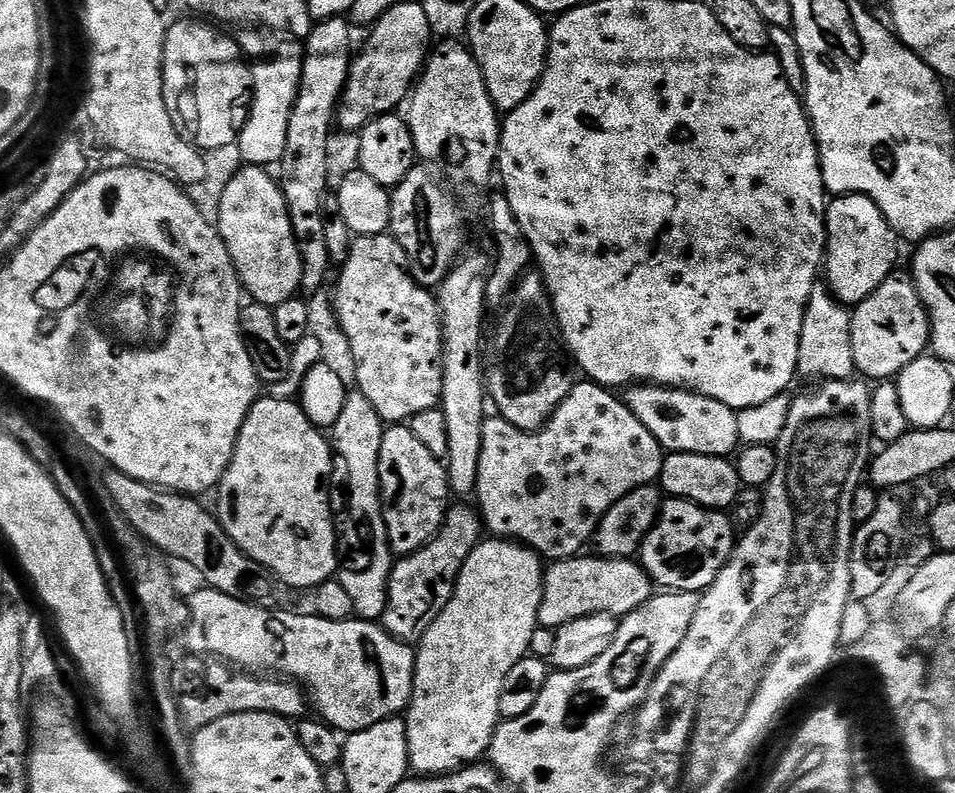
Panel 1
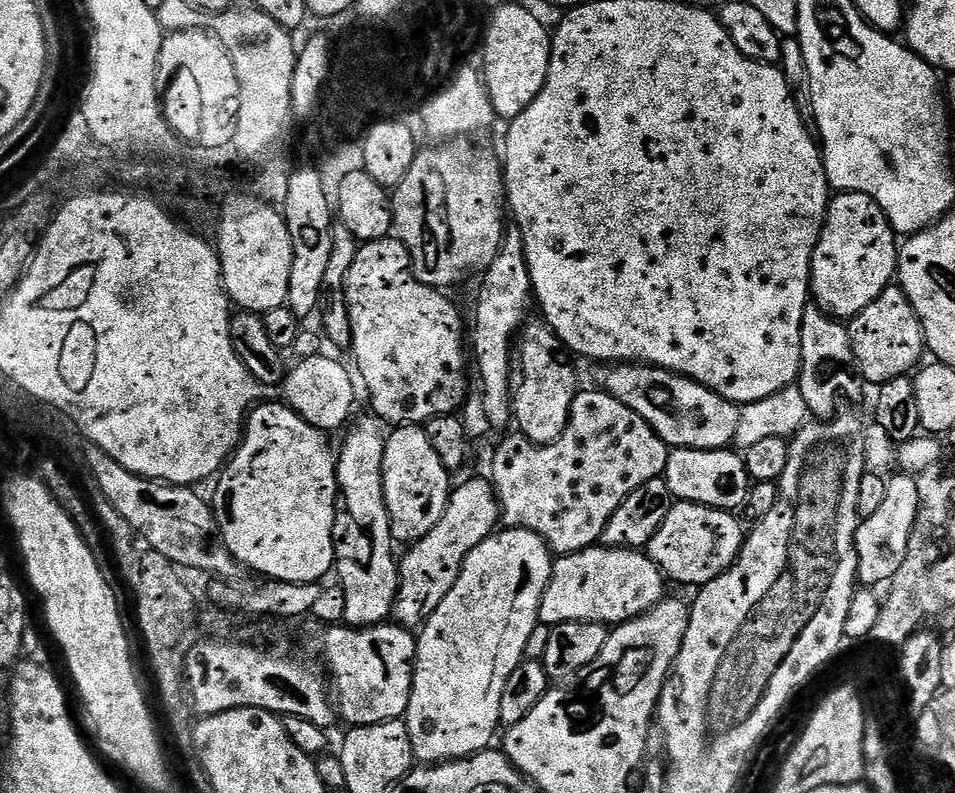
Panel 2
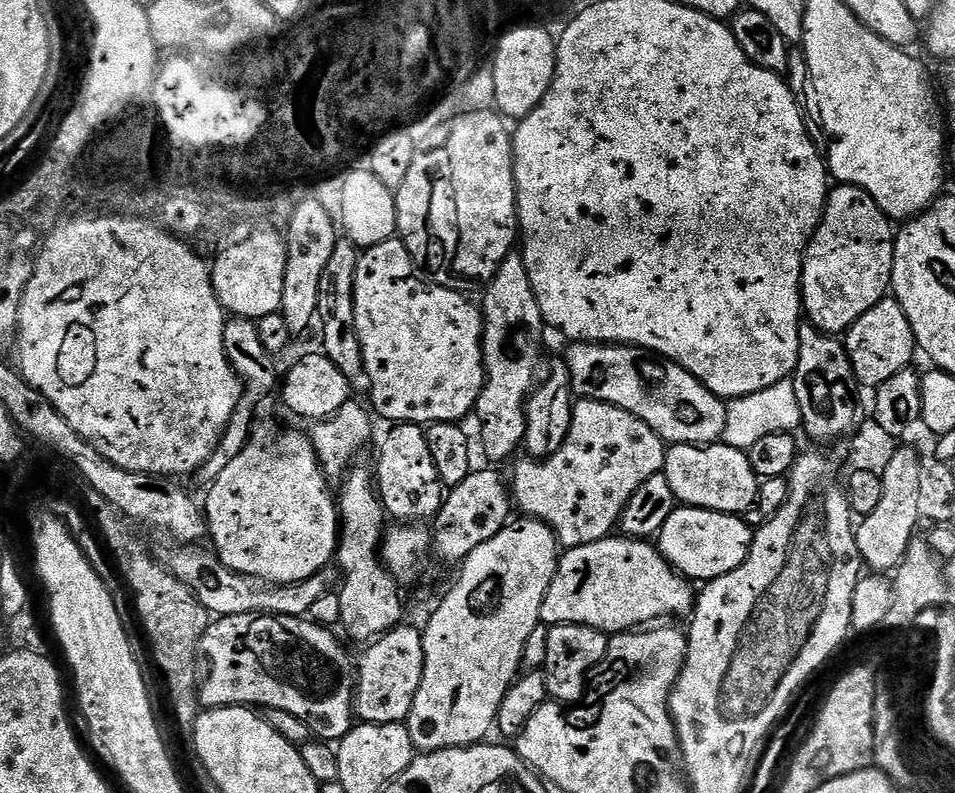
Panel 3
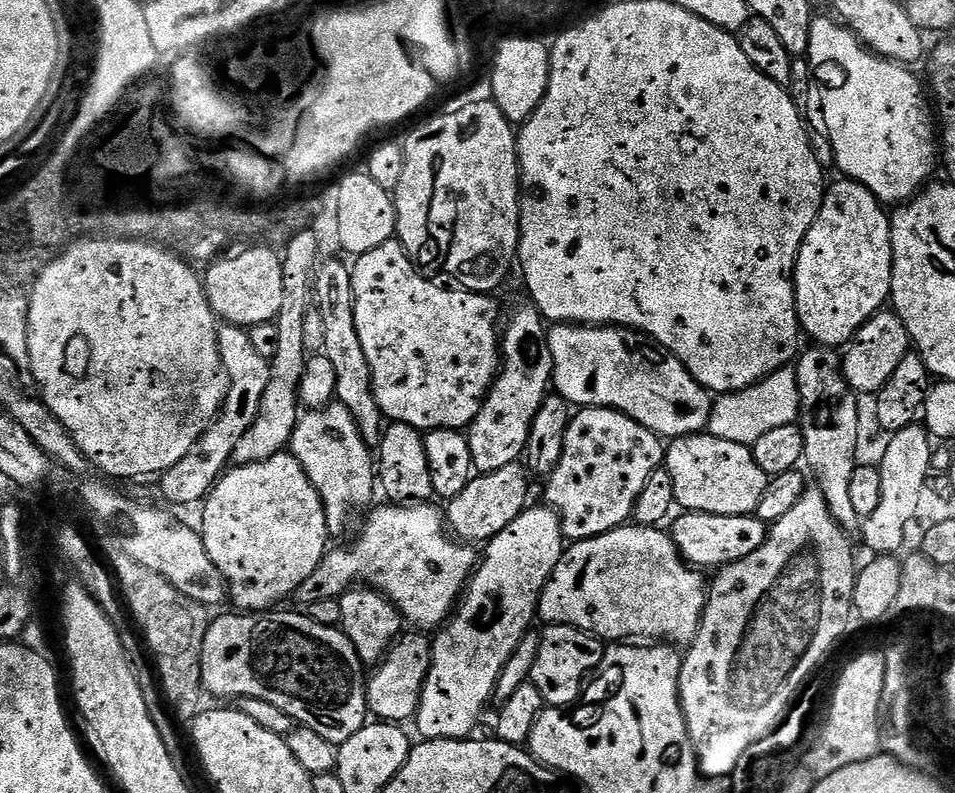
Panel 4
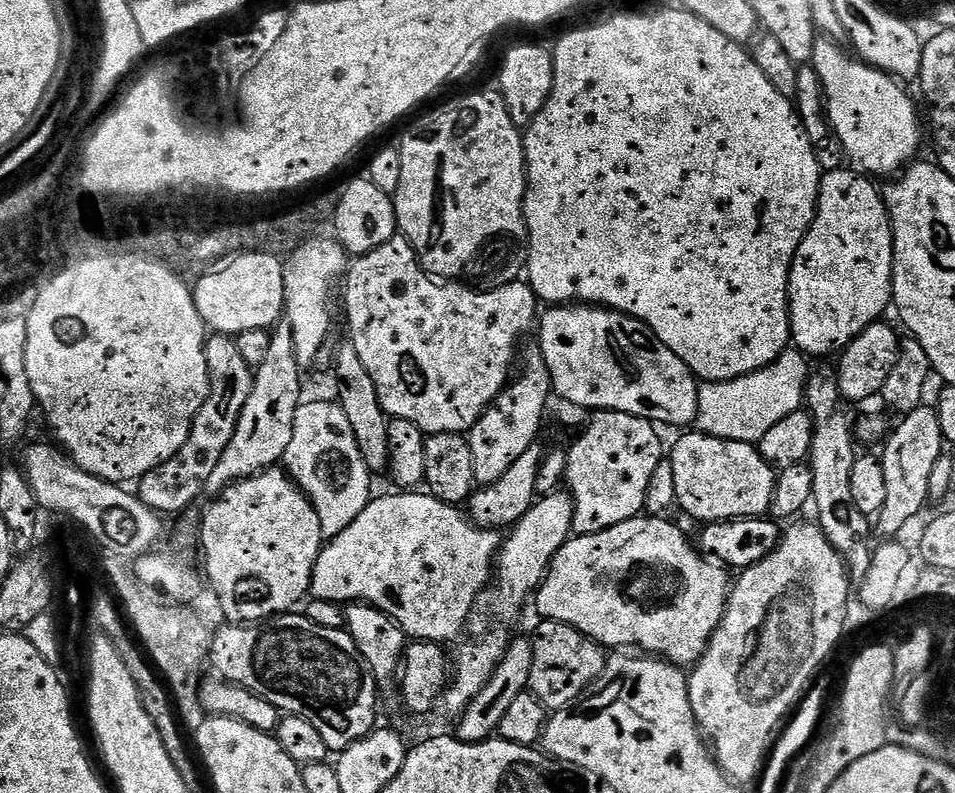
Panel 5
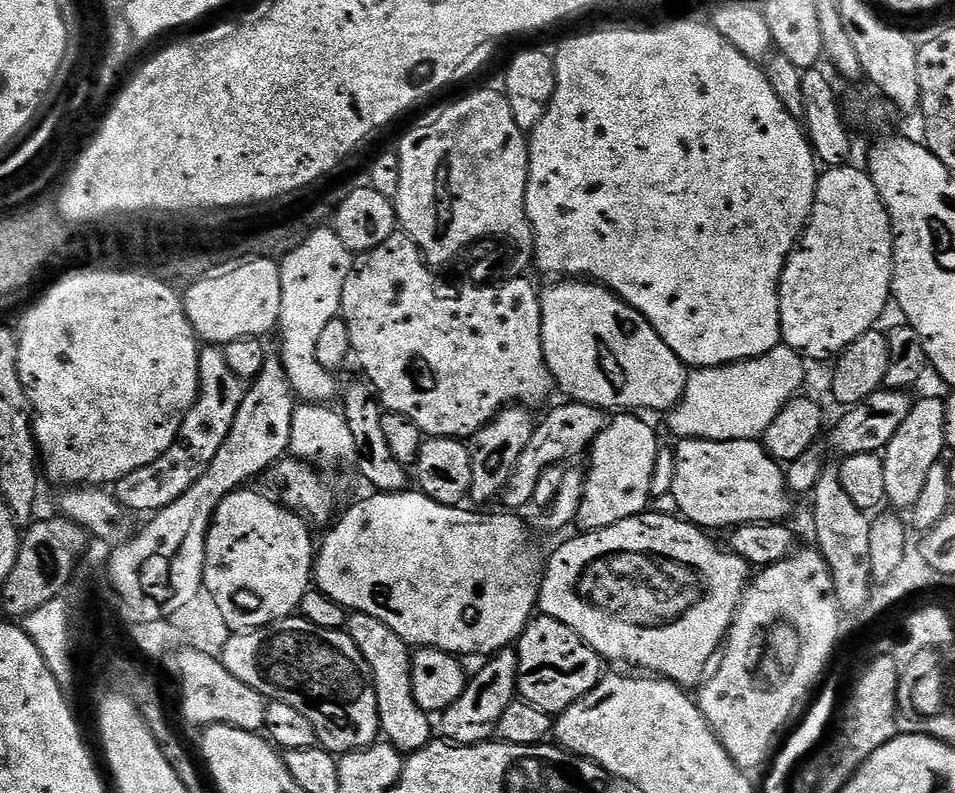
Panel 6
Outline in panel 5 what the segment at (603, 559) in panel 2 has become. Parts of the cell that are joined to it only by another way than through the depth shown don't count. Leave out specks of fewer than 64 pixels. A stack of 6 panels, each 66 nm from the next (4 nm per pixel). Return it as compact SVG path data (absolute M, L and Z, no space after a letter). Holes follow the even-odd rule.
M641 514L630 518L626 522L618 522L618 526L610 526L610 530L602 530L598 534L589 536L573 535L558 550L558 554L552 559L552 564L548 567L548 575L540 583L540 587L534 596L536 608L539 614L546 620L557 620L563 624L569 624L572 628L579 630L583 636L588 636L595 640L597 644L608 650L628 650L631 644L637 644L639 651L644 654L659 656L669 660L671 664L681 666L695 665L700 659L700 655L708 649L708 642L712 637L714 630L720 625L720 619L724 616L724 607L727 604L730 591L730 575L727 567L713 562L709 557L698 551L697 545L692 544L684 537L684 532L676 524L671 524L668 518L658 516L649 516Z

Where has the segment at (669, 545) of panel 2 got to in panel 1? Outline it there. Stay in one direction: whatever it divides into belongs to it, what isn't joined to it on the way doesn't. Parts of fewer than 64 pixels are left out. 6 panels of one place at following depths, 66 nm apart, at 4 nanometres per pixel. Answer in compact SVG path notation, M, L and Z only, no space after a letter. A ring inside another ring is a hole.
M668 498L638 553L653 585L670 592L703 593L732 558L734 525L723 511L703 508L690 500Z

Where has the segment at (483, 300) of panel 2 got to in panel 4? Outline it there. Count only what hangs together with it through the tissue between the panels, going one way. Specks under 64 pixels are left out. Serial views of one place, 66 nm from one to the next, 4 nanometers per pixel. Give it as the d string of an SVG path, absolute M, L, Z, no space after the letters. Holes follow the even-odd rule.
M525 302L513 310L508 325L505 328L503 325L500 371L466 432L477 473L502 470L502 466L515 464L525 455L532 423L552 387L552 355L546 321L535 304Z

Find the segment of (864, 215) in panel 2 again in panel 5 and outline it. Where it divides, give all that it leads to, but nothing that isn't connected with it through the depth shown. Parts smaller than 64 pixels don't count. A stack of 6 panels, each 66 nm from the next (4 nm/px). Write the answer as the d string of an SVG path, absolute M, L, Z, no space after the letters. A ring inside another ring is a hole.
M841 166L825 171L820 177L820 197L816 203L816 217L810 226L810 230L802 238L802 242L798 246L798 250L794 254L794 262L792 269L788 275L788 313L790 314L790 326L792 327L791 343L795 345L799 351L803 352L809 358L815 356L828 356L839 354L848 347L849 342L858 334L862 334L862 330L866 330L870 325L877 323L881 319L880 316L893 303L892 298L892 223L888 217L888 208L884 204L884 197L881 189L875 188L871 184L873 181L867 175L861 174L859 171L851 170L847 172L847 167Z

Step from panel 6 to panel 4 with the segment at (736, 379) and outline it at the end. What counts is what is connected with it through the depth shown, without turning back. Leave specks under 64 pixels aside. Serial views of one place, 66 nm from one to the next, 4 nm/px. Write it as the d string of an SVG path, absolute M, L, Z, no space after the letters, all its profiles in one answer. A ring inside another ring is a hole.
M792 366L779 368L754 386L737 392L725 392L713 403L712 417L707 431L726 442L751 445L758 442L770 430L778 426L790 426L800 419L800 387L796 369Z

